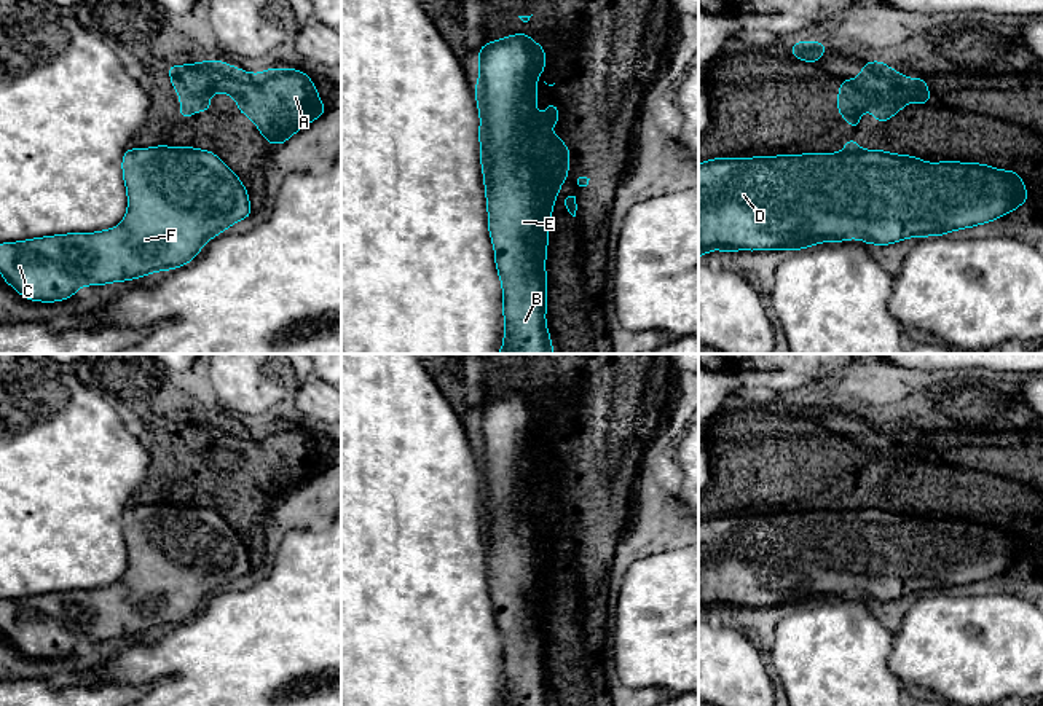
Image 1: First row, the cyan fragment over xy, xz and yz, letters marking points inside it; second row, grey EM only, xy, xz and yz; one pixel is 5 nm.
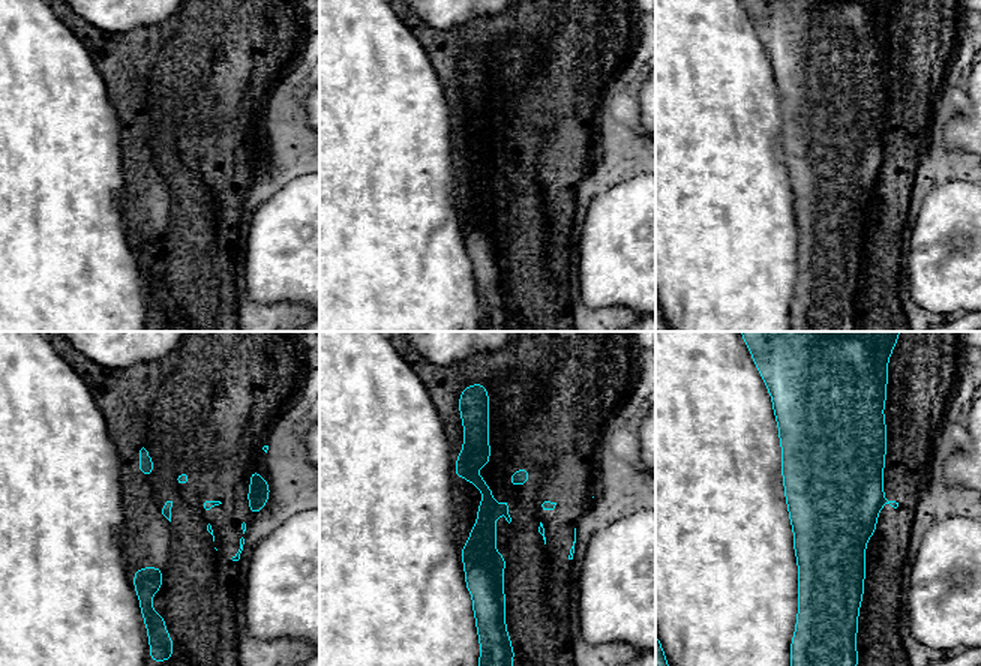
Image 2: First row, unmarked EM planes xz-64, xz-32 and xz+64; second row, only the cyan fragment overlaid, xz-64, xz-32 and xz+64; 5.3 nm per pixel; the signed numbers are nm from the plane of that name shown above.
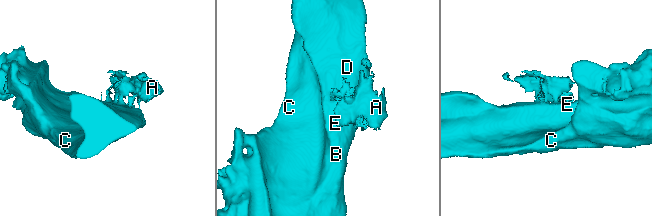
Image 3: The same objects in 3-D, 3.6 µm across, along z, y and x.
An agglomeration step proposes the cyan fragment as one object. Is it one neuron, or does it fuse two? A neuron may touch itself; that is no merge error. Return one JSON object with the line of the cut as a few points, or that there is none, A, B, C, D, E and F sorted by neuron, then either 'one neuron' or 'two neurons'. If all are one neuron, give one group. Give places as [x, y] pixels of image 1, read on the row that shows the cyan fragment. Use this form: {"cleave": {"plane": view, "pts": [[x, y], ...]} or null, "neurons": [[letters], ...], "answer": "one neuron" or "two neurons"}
{"cleave": {"plane": "xz", "pts": [[557, 136], [554, 150], [563, 174], [544, 184], [552, 200]]}, "neurons": [["A"], ["B", "C", "D", "E", "F"]], "answer": "two neurons"}

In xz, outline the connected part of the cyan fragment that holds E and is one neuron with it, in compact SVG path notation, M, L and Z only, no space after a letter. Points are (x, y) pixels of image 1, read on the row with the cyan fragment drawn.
M515 33L482 45L478 49L478 84L474 96L480 115L480 164L483 171L488 229L494 247L494 263L502 284L502 312L504 312L504 343L498 354L553 354L552 339L545 325L547 306L547 274L545 257L550 228L550 215L553 214L553 198L547 193L544 183L555 182L565 175L563 161L553 148L558 134L550 132L550 126L557 124L558 107L549 100L544 116L537 118L534 105L539 92L536 73L542 75L545 69L544 46L533 41L528 33Z

